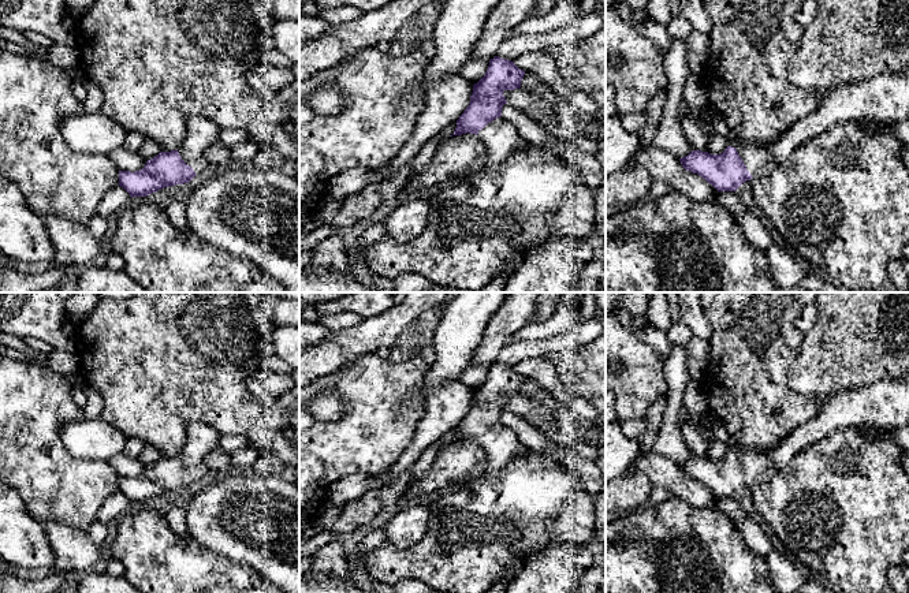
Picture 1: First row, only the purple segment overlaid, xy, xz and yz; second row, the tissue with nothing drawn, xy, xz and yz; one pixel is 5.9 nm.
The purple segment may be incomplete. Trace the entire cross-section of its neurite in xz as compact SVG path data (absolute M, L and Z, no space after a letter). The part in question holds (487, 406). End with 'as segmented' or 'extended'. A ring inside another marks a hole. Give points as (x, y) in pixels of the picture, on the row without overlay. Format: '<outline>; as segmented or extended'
M499 362L491 365L485 381L473 391L467 414L457 426L452 441L476 440L487 454L485 471L499 471L529 452L515 432L502 422L507 410L503 398L519 395L524 381L514 368Z; extended

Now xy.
M191 424L178 456L160 458L139 477L119 477L119 492L130 503L146 503L164 493L189 489L209 471L205 458L220 448L220 439L221 435L212 426Z; extended

